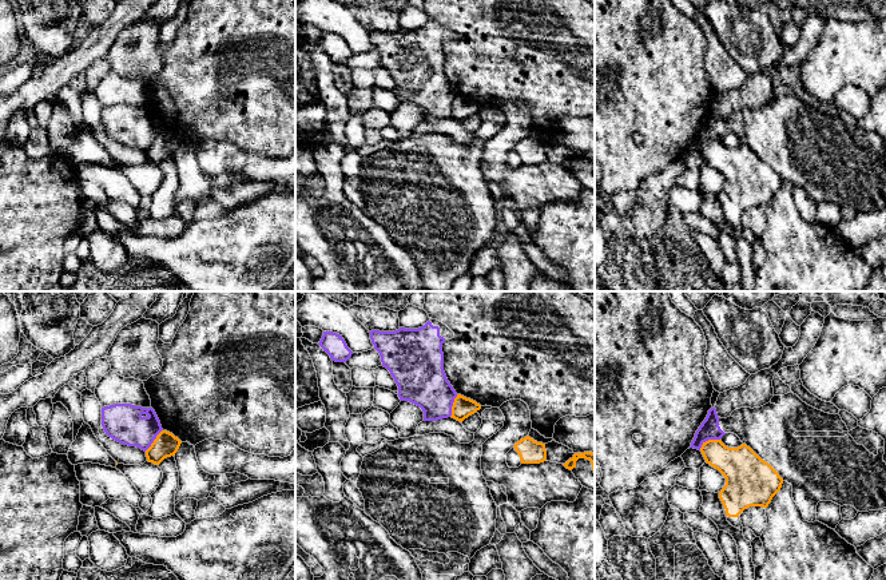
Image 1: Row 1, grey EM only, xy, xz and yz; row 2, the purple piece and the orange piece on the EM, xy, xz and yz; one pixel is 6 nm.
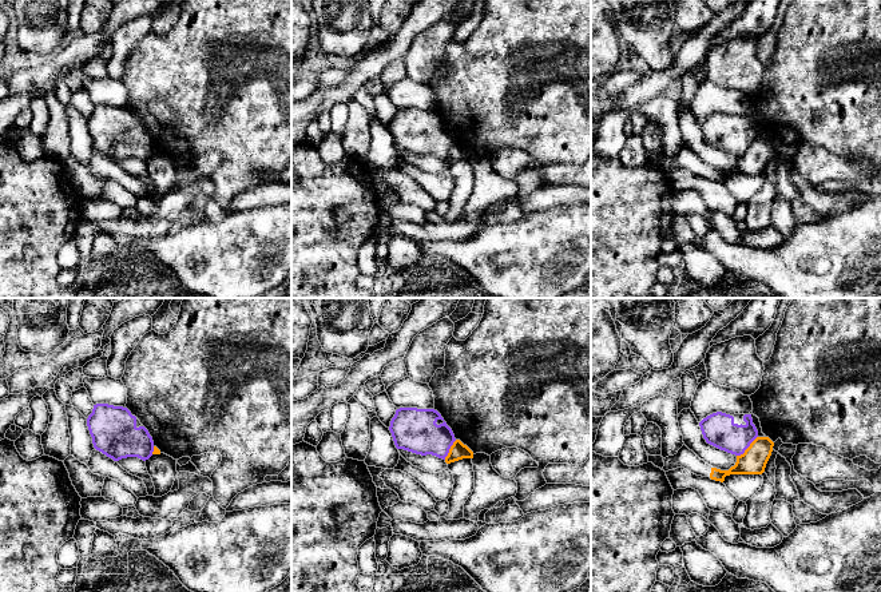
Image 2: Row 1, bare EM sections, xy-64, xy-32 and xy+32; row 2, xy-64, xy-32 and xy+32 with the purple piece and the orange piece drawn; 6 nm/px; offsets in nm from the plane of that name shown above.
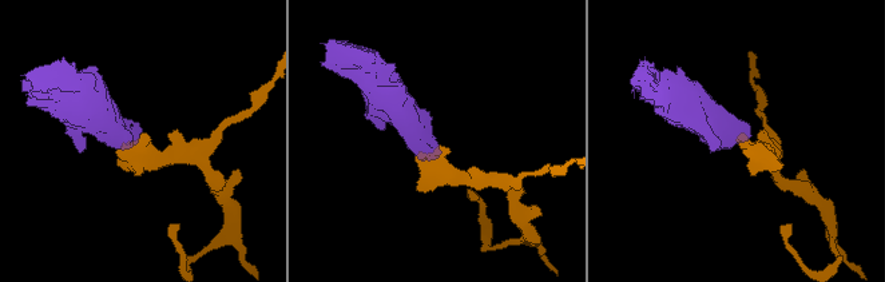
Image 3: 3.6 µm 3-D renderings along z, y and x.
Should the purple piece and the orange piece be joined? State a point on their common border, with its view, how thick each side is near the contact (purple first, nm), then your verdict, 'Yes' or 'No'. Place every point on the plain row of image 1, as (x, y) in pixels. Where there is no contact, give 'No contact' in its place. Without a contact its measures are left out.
Touches purple at yz (708, 139). Thickness 120 nm (purple) against 220 nm. No

